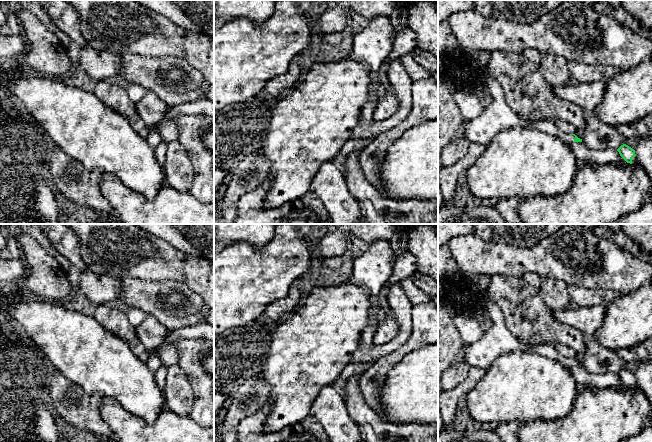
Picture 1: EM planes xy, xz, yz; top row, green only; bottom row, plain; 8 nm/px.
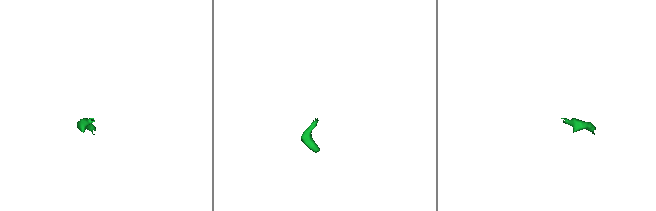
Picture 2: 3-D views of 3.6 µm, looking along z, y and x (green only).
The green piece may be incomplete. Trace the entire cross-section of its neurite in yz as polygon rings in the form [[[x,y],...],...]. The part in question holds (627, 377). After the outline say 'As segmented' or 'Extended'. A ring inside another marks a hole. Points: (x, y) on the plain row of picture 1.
[[[626,368],[621,369],[617,373],[617,375],[627,387],[634,388],[634,389],[639,388],[639,385],[636,382],[635,374],[629,371],[628,369]]]. Extended

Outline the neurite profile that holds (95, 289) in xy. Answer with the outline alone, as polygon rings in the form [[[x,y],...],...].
[[[82,270],[75,288],[79,296],[91,306],[107,305],[116,301],[122,292],[119,279],[87,270]]]

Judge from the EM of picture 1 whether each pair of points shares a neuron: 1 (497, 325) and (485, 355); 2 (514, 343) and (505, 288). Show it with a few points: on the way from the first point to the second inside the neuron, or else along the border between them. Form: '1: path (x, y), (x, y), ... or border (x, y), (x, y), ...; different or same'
1: path (497, 332), (497, 339), (488, 348); same
2: border (502, 314), (506, 327), (523, 343); different

